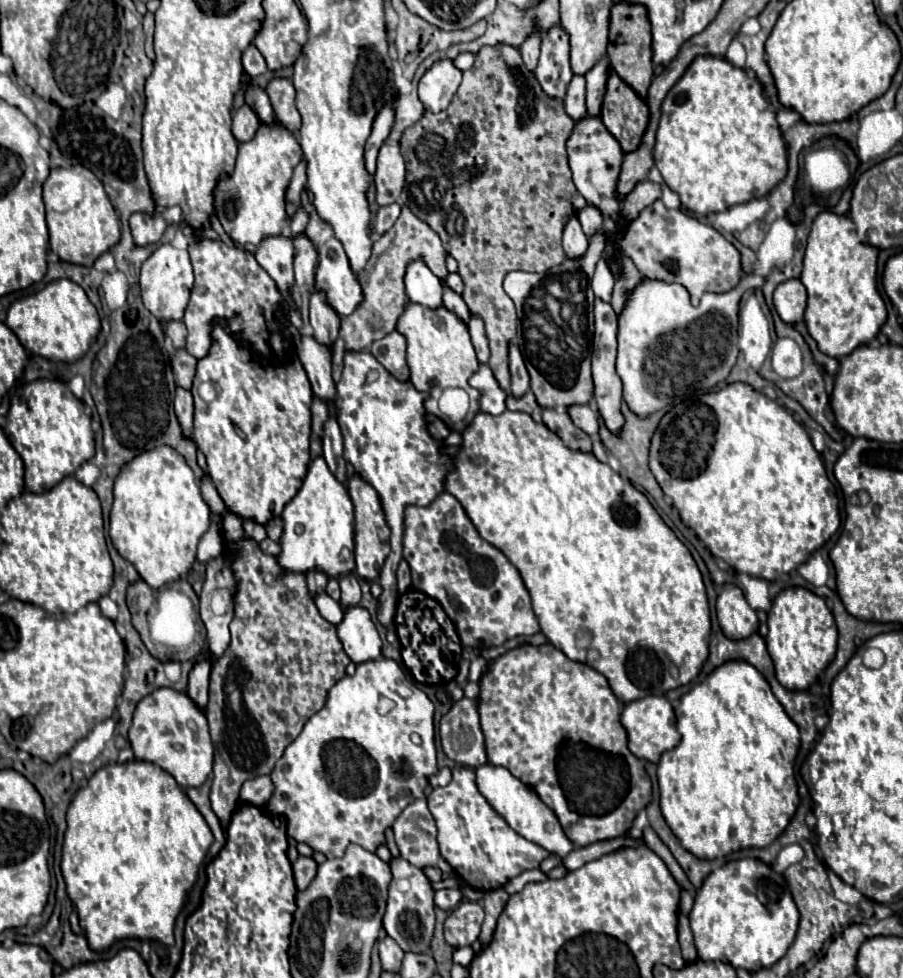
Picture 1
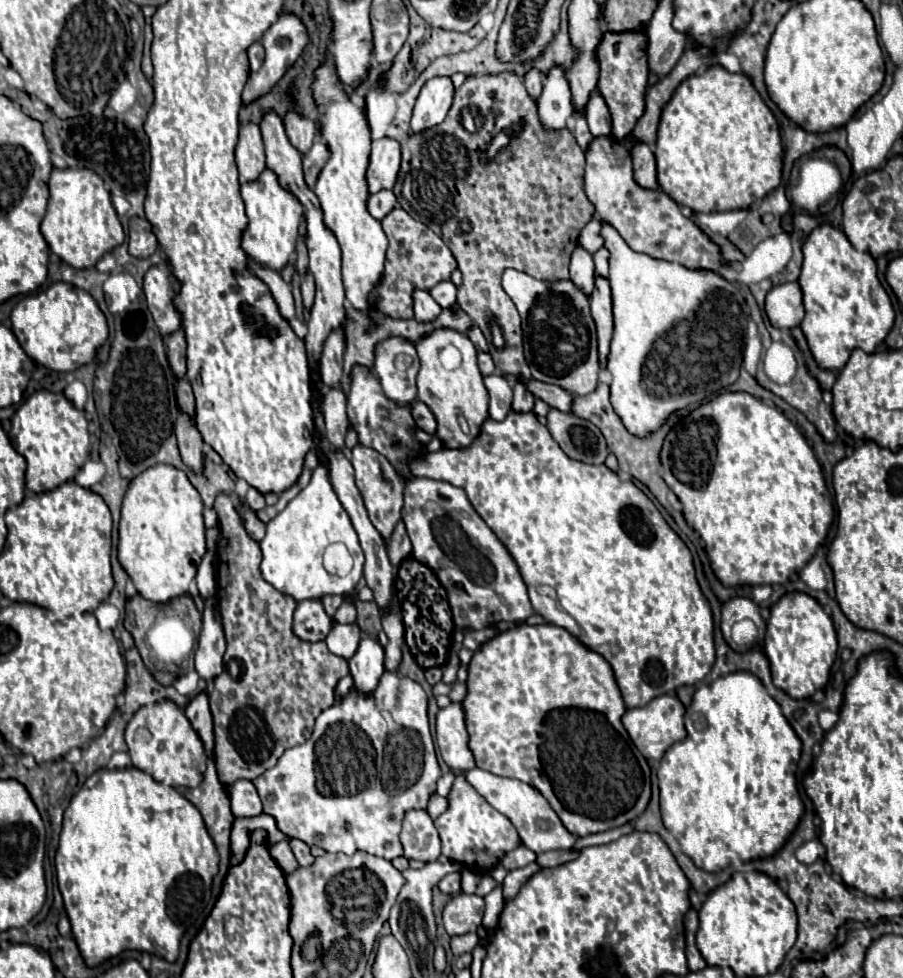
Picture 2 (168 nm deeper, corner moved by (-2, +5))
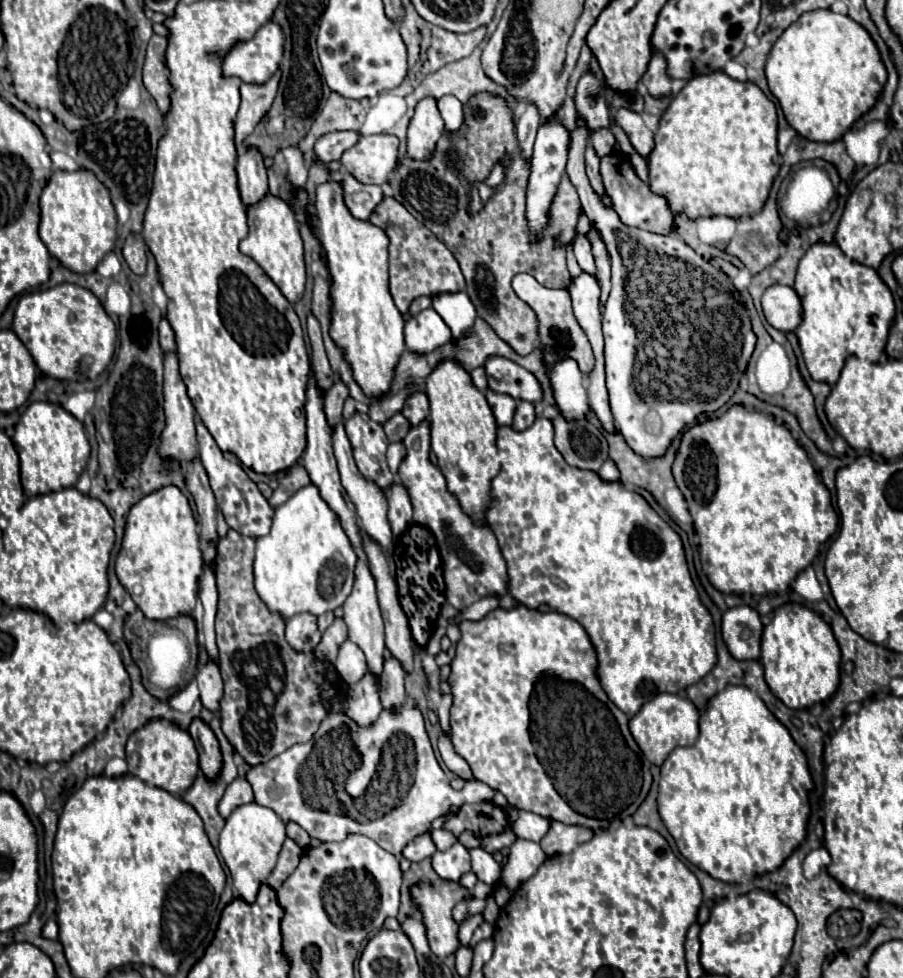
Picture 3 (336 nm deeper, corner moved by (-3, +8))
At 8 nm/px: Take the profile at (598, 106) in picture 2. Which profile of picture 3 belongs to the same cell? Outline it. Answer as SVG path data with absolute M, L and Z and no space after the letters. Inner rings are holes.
M597 130L597 132L591 132L589 140L591 140L591 146L595 148L595 154L597 154L599 158L609 156L609 154L613 152L615 136L613 136L609 130Z

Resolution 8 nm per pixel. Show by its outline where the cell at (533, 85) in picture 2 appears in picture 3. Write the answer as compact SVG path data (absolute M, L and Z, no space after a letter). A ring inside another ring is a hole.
M527 104L521 110L521 116L519 116L519 122L517 122L517 130L515 130L517 132L517 144L519 144L523 160L531 158L537 128L539 128L539 112L537 112L537 108L533 104Z

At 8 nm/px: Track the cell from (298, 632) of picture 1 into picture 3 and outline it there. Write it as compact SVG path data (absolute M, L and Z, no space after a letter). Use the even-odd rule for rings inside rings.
M229 530L227 536L219 538L217 542L217 560L213 564L219 592L215 632L221 658L221 678L225 684L225 694L221 700L221 726L235 752L243 756L251 766L275 758L293 744L309 742L317 732L321 720L327 716L317 688L317 682L323 678L327 666L315 662L311 654L295 652L285 642L285 620L279 614L269 612L269 608L253 588L253 556L255 540Z

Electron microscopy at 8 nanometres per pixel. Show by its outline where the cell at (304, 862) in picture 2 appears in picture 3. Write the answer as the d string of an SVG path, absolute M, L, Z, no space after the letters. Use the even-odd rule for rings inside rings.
M285 824L285 828L287 828L287 836L291 840L295 840L301 848L309 846L309 836L307 836L307 832L303 828L299 828L299 824Z

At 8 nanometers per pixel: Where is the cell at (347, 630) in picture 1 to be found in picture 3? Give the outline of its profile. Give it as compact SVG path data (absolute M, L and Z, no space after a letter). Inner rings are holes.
M365 674L365 678L353 686L349 686L349 704L347 704L347 716L355 720L355 724L367 728L375 724L381 712L381 700L379 700L379 688L371 674Z

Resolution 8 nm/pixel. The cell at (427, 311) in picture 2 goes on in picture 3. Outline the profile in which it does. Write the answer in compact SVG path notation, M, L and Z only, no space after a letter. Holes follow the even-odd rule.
M427 308L405 322L405 346L409 352L429 354L449 340L451 330L433 308Z

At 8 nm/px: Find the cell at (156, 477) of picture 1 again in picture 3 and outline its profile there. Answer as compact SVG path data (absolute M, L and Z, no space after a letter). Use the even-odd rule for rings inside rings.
M161 488L131 508L115 570L123 588L149 620L165 622L181 614L193 614L199 598L203 556L199 548L197 522L179 488Z

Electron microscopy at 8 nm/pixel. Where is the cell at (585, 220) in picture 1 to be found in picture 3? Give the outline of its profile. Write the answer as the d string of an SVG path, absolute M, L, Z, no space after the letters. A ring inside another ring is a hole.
M579 236L573 244L573 250L575 250L575 258L577 258L581 270L595 276L595 260L593 260L593 254L591 254L589 240L585 236Z

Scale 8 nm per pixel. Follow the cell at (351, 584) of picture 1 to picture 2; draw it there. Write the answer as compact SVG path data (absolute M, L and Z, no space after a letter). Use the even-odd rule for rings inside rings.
M350 593L344 595L344 601L332 619L338 623L354 623L356 621L356 605L354 605L354 597Z

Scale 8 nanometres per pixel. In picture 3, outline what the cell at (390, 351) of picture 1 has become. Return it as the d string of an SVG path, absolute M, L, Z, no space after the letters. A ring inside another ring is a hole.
M395 414L393 418L389 418L383 424L383 430L385 430L389 442L401 442L405 438L405 434L407 434L409 428L411 428L411 424L407 422L407 418L403 414Z

